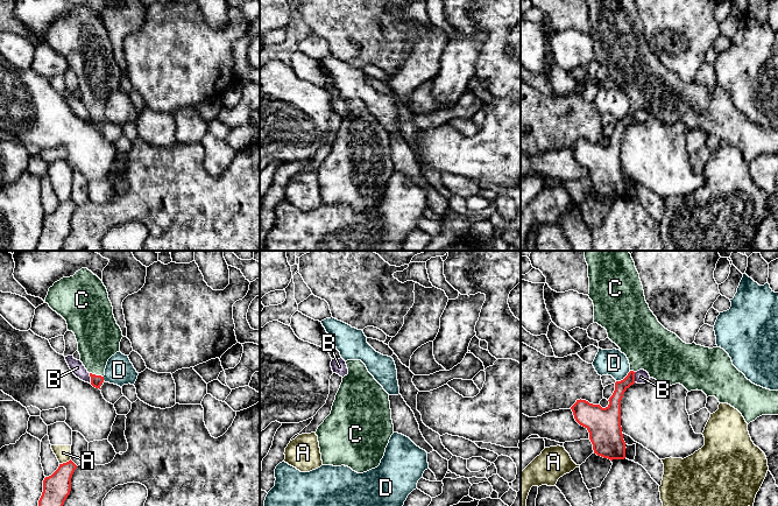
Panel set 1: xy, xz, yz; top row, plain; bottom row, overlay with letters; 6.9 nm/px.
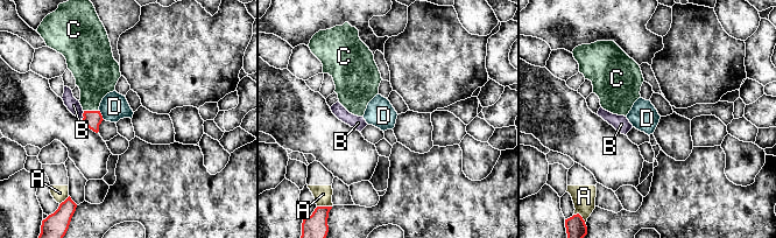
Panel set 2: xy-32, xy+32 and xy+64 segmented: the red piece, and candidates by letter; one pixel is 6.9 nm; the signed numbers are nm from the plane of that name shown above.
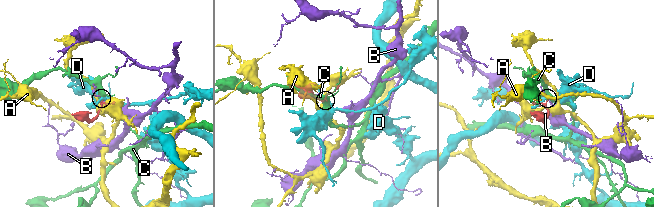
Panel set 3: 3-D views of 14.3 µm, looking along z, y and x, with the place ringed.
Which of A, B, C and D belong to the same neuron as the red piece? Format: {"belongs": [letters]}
{"belongs": ["C"]}

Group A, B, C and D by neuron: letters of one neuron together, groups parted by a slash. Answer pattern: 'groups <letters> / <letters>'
groups A / B / C / D

